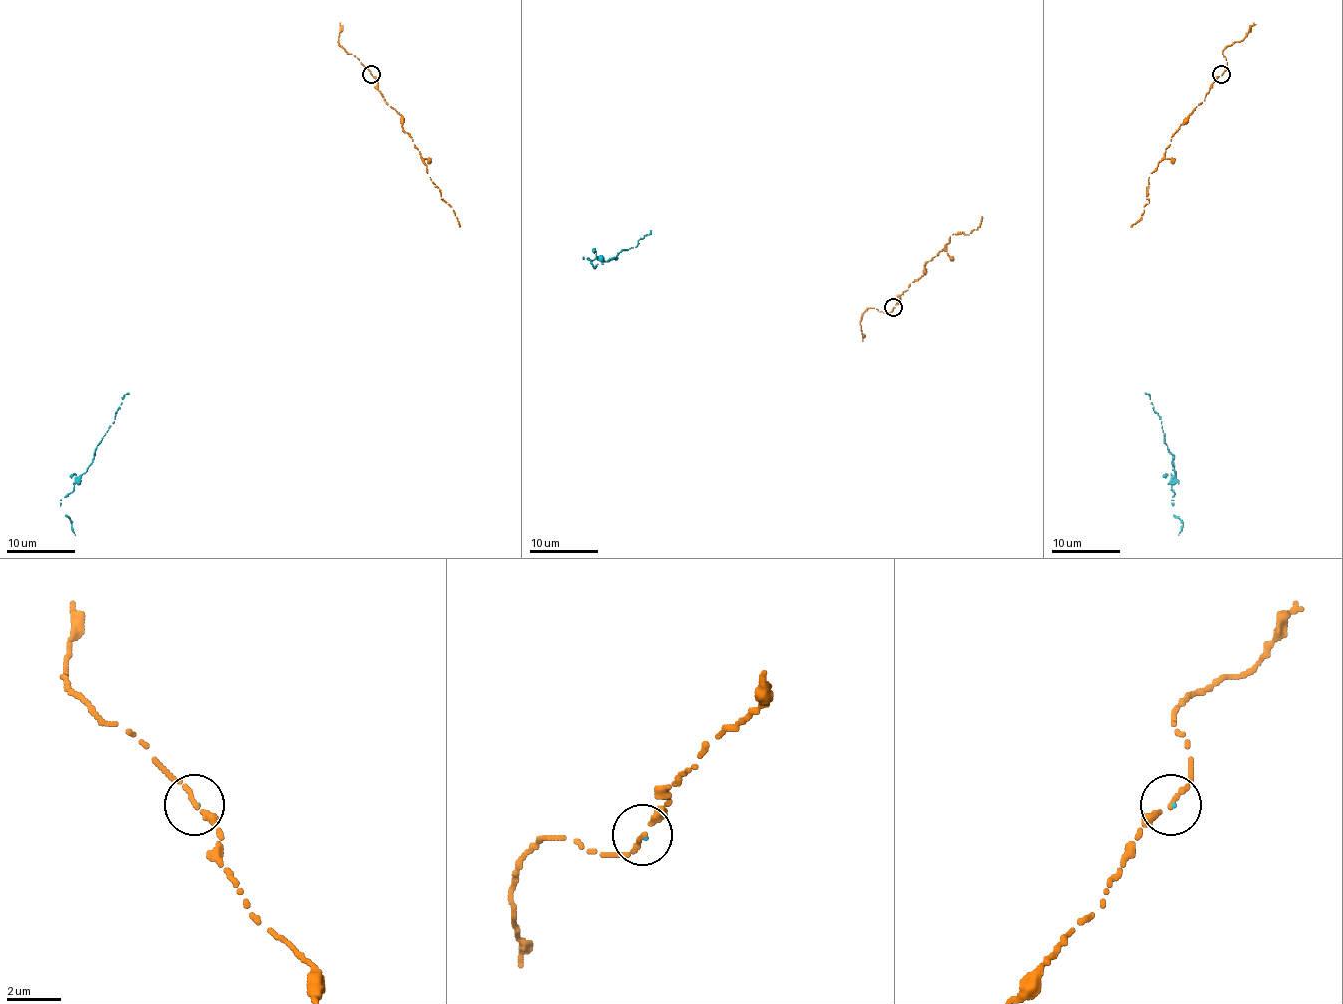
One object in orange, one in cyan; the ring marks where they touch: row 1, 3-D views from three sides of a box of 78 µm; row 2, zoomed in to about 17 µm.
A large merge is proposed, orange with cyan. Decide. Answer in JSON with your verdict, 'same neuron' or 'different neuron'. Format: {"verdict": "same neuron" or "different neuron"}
{"verdict": "same neuron"}

